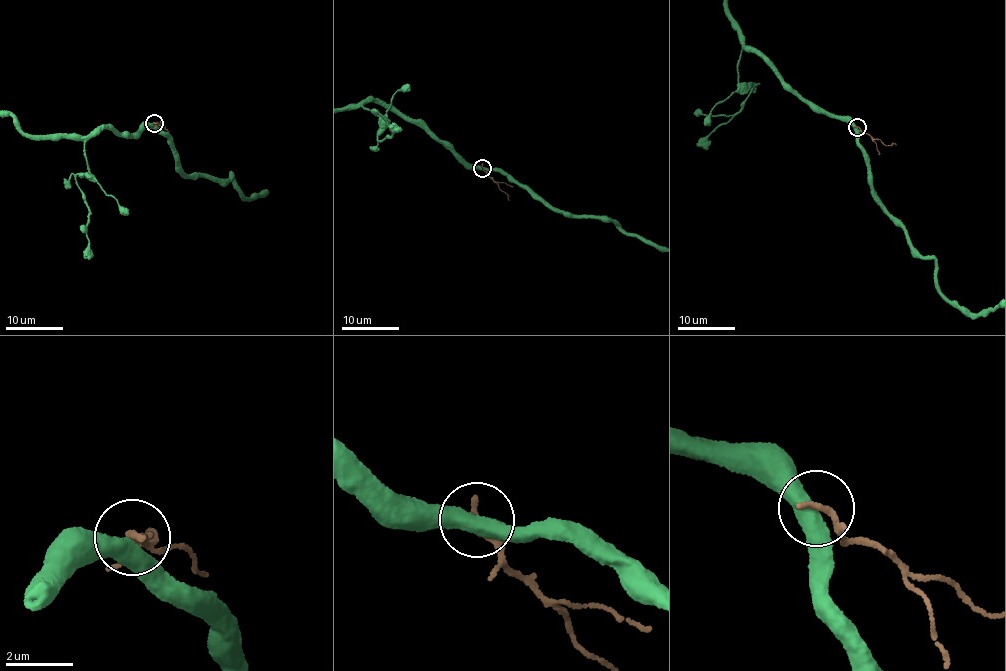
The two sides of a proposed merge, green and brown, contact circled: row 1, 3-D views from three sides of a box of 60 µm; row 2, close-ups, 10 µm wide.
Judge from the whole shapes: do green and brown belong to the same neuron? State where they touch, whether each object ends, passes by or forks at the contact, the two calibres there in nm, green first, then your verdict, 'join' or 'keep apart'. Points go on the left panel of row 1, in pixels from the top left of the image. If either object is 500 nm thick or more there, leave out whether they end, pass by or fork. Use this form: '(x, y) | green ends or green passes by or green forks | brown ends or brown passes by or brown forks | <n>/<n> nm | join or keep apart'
(154, 123) | green passes by | brown ends | 480/240 nm | keep apart

